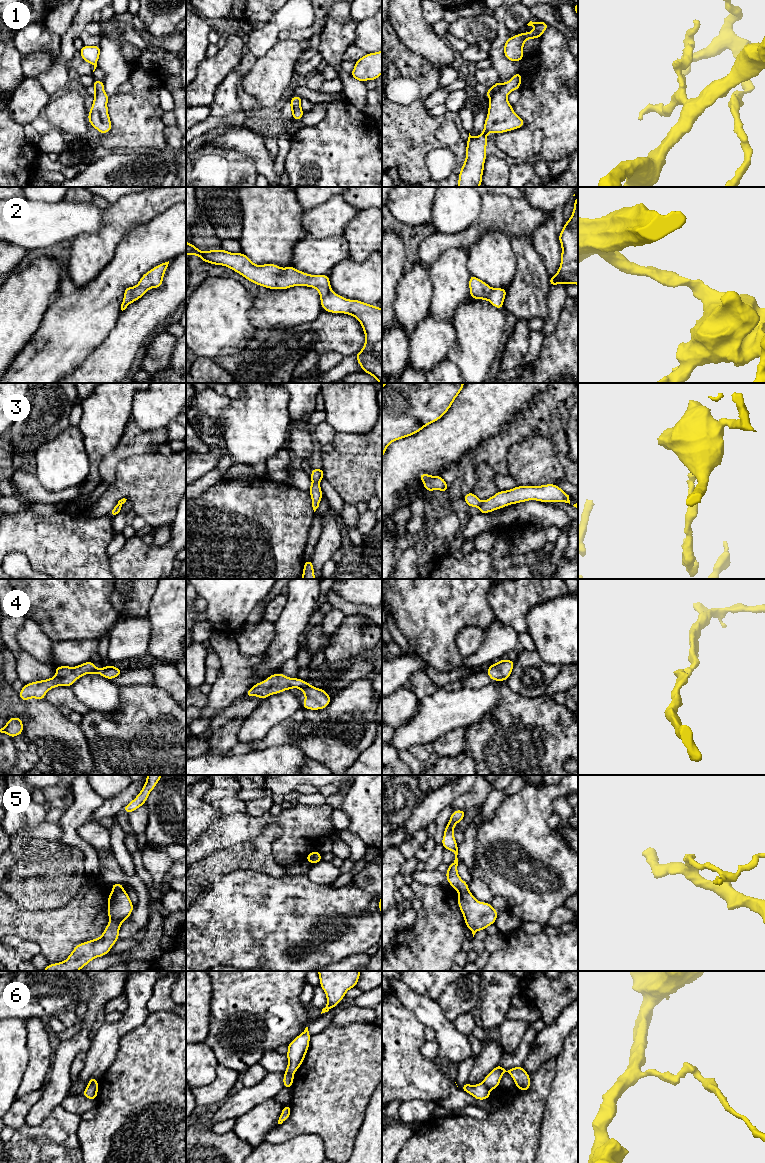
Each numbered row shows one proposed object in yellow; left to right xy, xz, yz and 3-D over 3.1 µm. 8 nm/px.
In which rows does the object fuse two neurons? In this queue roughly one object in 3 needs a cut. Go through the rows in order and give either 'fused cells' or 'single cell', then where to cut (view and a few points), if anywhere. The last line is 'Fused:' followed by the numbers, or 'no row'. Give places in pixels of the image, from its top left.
1: fused cells; cut in yz along (503, 84), (490, 98)
2: single cell; no cut
3: fused cells; cut in xz along (312, 481), (318, 483)
4: single cell; no cut
5: fused cells; cut in xy along (122, 889), (112, 893)
6: fused cells; cut in yz along (482, 1082), (490, 1089)
Fused: 1, 3, 5, 6

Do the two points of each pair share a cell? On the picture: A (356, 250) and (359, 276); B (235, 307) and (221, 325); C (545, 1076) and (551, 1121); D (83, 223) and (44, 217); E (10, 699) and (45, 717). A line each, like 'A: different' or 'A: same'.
A: different
B: same
C: different
D: same
E: same

